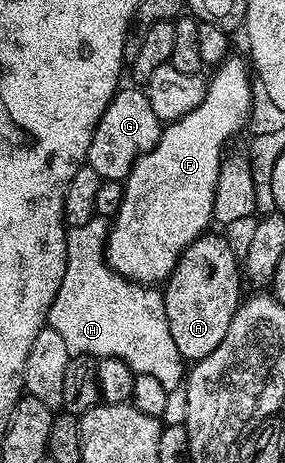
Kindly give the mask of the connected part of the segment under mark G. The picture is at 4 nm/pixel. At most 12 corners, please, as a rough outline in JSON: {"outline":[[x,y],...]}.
{"outline":[[146,90],[115,92],[89,141],[86,166],[126,179],[159,140]]}

